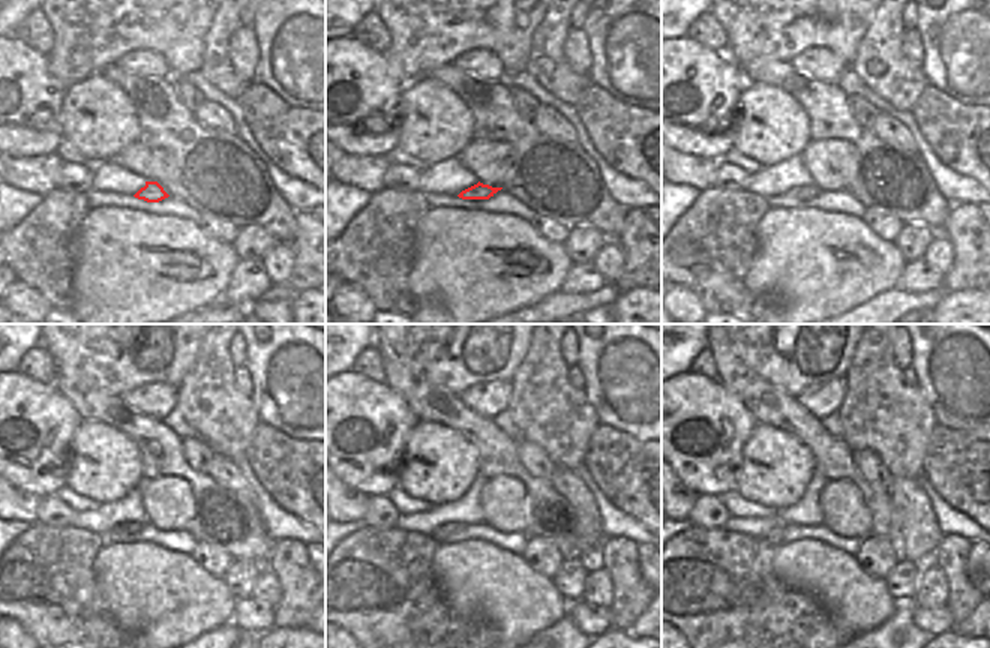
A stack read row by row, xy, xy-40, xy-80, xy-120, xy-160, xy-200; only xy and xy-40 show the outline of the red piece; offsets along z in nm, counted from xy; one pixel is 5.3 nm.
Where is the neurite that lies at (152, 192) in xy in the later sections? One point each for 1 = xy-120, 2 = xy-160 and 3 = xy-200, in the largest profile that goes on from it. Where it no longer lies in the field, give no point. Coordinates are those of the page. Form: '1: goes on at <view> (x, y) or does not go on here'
1: goes on at xy-120 (126, 528)
2: goes on at xy-160 (438, 534)
3: goes on at xy-200 (774, 536)

